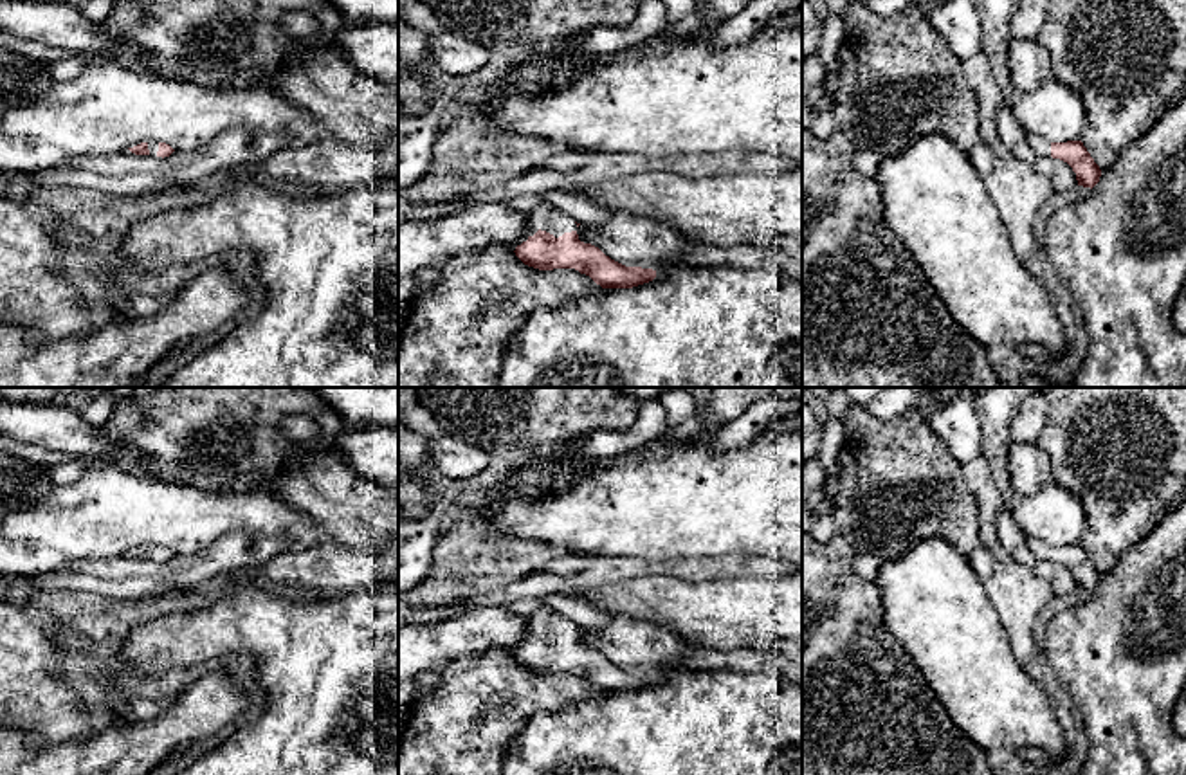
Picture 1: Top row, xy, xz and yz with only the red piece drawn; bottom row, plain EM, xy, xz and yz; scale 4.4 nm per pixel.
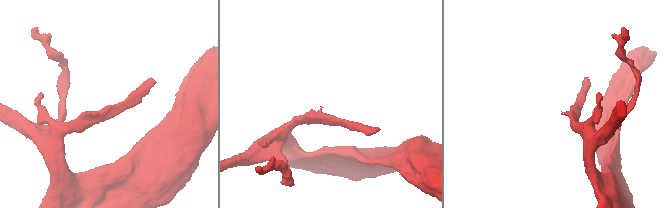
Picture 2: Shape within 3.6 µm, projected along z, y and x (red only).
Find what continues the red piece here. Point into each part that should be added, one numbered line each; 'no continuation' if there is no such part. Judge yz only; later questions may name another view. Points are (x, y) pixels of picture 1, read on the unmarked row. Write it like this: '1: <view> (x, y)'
1: yz (1040, 550)

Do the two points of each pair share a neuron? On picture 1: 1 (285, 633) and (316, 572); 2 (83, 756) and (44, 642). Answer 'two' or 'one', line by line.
1: two
2: two

